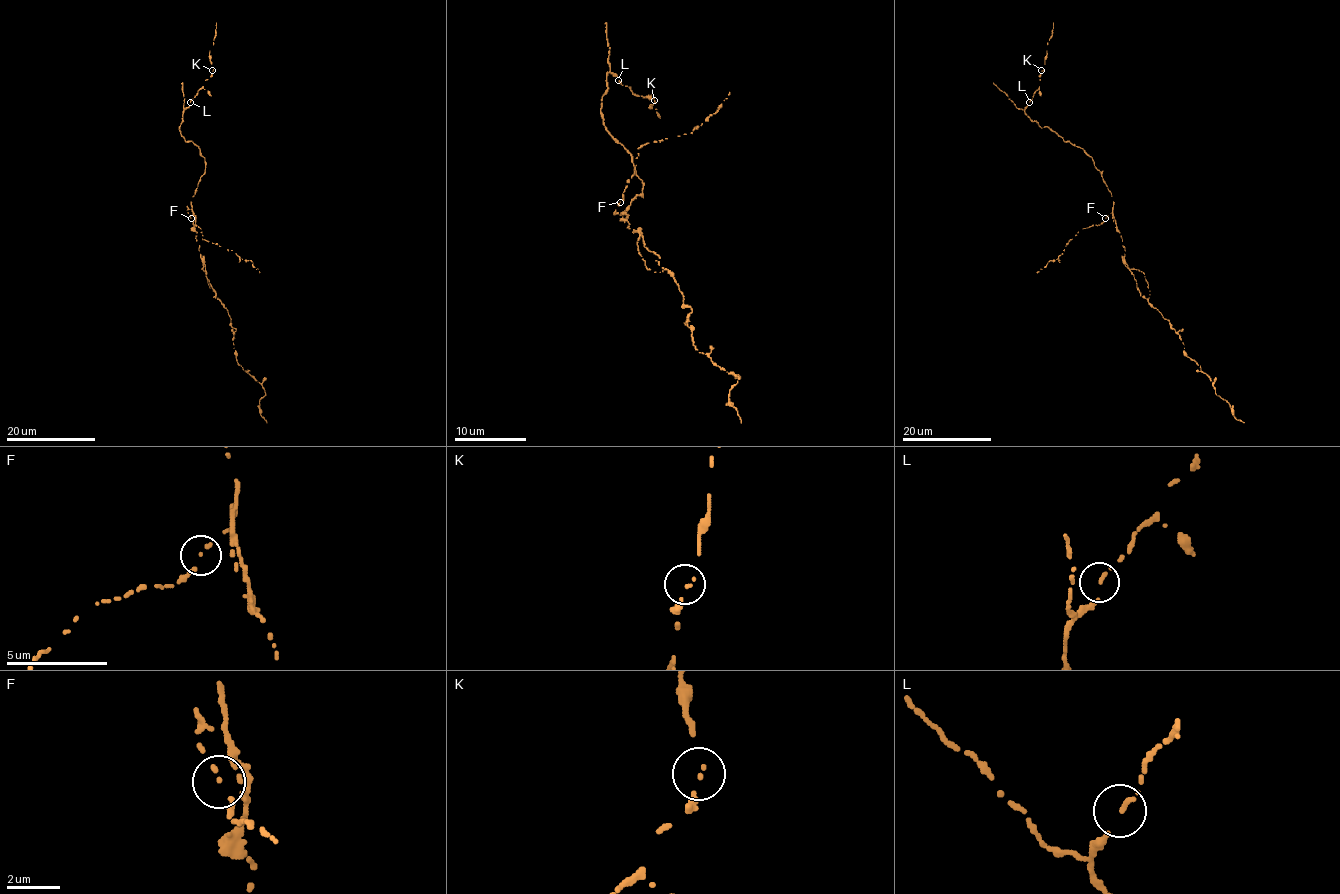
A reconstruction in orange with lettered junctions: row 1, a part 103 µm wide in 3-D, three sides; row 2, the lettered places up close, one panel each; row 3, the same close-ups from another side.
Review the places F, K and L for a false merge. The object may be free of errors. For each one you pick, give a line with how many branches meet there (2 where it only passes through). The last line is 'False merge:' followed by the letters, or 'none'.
F: branches 1
False merge: F

